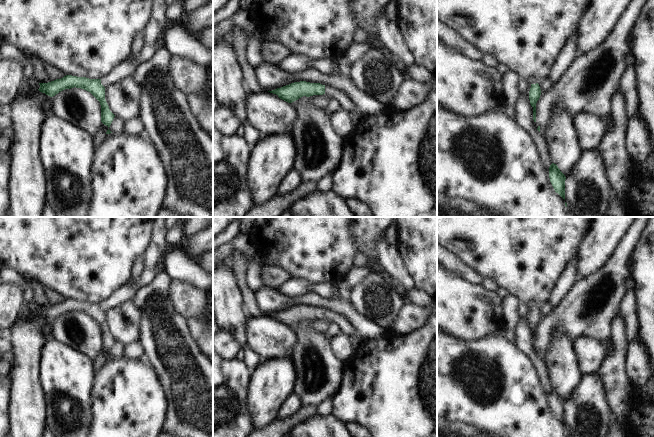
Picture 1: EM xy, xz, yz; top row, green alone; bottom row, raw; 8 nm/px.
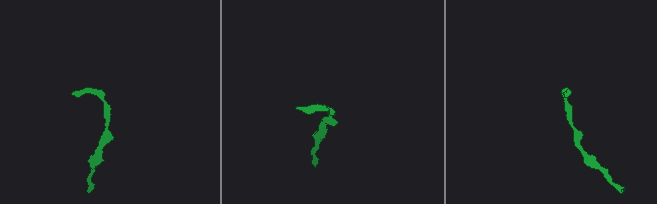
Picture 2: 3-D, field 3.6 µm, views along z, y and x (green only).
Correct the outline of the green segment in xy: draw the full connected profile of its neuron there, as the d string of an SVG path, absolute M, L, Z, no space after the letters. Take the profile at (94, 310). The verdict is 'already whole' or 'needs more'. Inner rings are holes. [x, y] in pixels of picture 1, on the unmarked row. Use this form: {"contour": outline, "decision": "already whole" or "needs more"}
{"contour": "M155 217L154 219L151 241L143 254L143 272L134 284L127 282L122 287L116 289L101 303L89 303L86 301L66 299L61 303L56 303L48 307L38 307L33 302L29 302L26 305L25 310L29 314L38 313L40 316L45 317L50 321L55 320L65 313L74 311L84 313L90 316L100 326L101 346L109 352L115 339L110 335L105 324L105 311L122 303L131 301L136 290L149 284L156 276L154 271L156 264L162 257L165 257L168 251L164 243L164 237L167 232L165 229L165 218L166 217Z", "decision": "needs more"}

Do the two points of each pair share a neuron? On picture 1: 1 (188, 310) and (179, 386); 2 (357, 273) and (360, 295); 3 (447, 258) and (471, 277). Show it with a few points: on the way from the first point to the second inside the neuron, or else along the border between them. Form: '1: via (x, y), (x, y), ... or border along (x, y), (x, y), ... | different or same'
1: border along (171, 300), (174, 309), (186, 319) | different
2: border along (371, 272), (350, 290) | different
3: via (453, 264), (465, 272) | same

